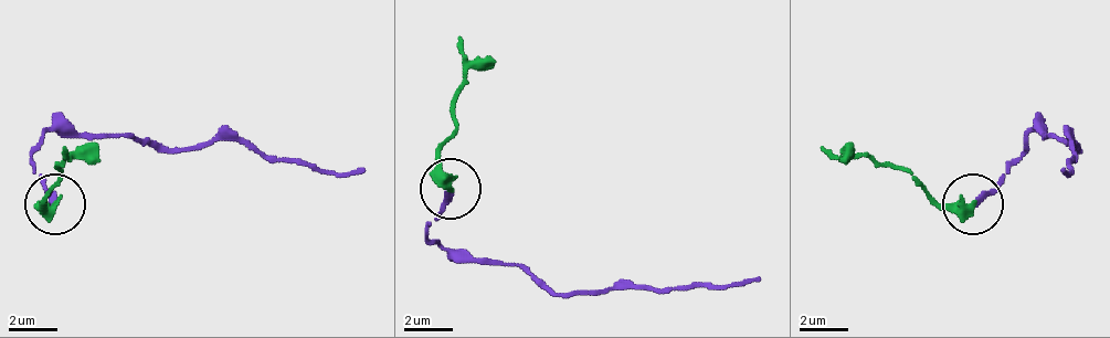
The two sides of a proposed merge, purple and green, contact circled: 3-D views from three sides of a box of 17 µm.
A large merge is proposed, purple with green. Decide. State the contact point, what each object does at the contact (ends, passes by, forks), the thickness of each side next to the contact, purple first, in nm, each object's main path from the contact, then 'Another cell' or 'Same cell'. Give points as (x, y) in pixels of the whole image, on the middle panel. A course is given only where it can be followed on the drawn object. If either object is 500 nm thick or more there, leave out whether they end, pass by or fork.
Place: (451, 189). At the ring purple ends. At the ring green ends. Thickness 220 nm (purple) against 460 nm. Course of purple: (448, 190), (424, 232), (443, 251), (521, 263), (558, 293), (721, 287), (758, 275). Course of green: (448, 190), (436, 154), (455, 124), (455, 93), (473, 69), (497, 63). Same cell

